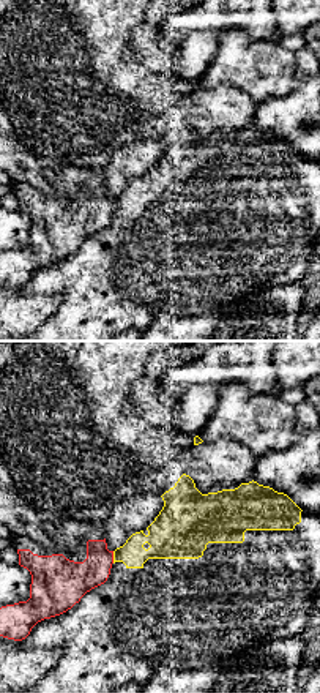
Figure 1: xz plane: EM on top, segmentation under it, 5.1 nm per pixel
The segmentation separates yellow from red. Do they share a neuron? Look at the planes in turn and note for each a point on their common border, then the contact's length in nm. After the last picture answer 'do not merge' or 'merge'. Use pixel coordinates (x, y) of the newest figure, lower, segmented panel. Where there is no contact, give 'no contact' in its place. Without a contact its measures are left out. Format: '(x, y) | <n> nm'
(114, 558) | 60 nm

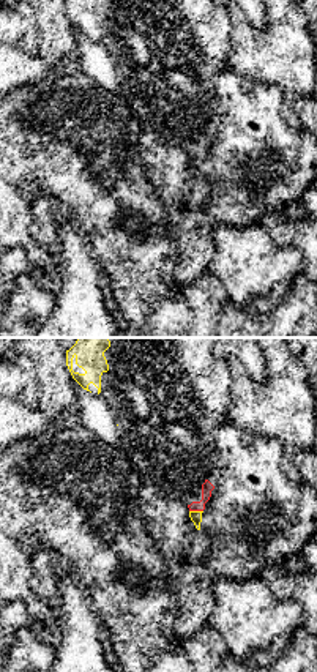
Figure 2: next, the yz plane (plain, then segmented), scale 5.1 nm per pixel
(196, 511) | 70 nm

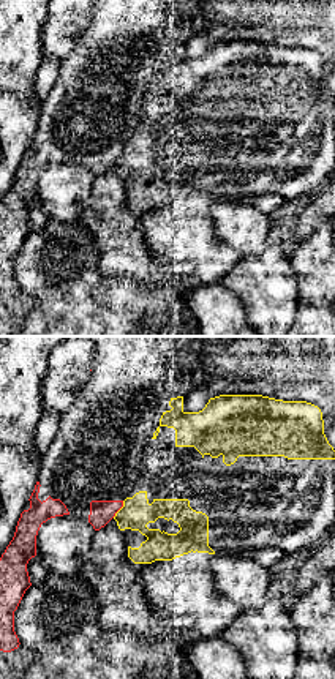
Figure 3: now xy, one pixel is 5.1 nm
(120, 509) | 110 nm

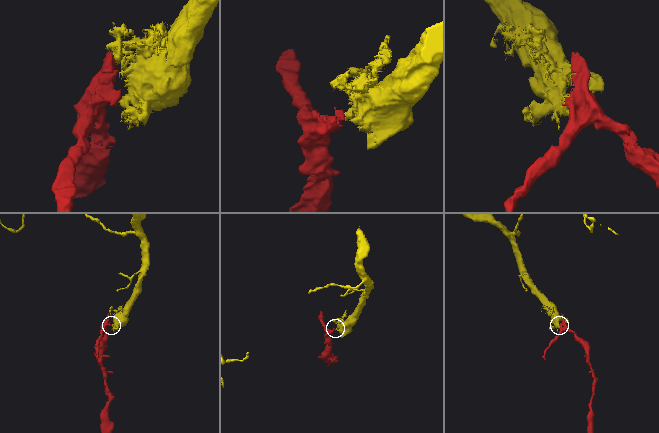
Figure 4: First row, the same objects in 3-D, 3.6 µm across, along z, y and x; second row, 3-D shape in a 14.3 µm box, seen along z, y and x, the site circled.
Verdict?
do not merge

